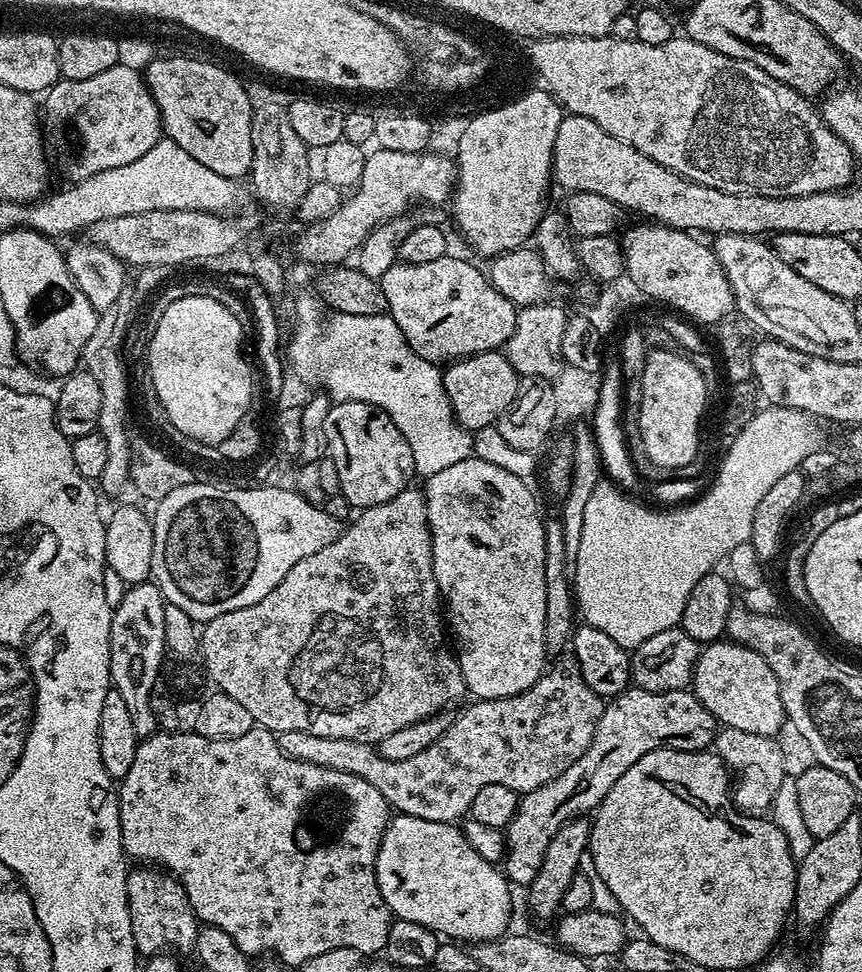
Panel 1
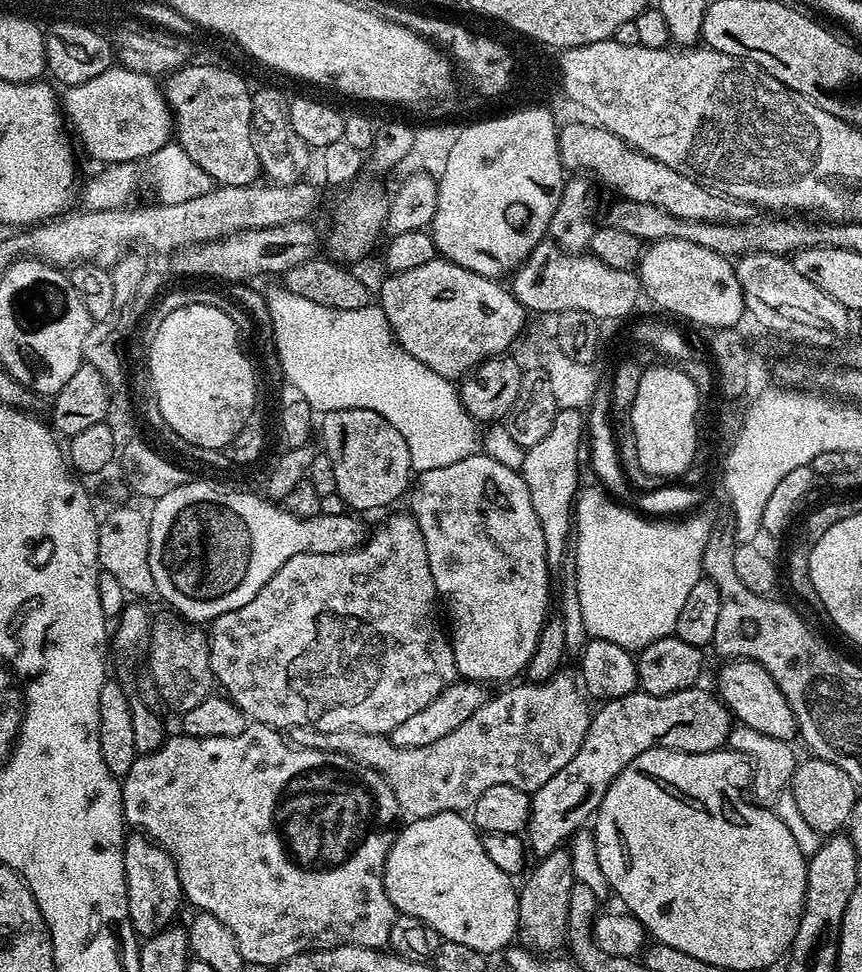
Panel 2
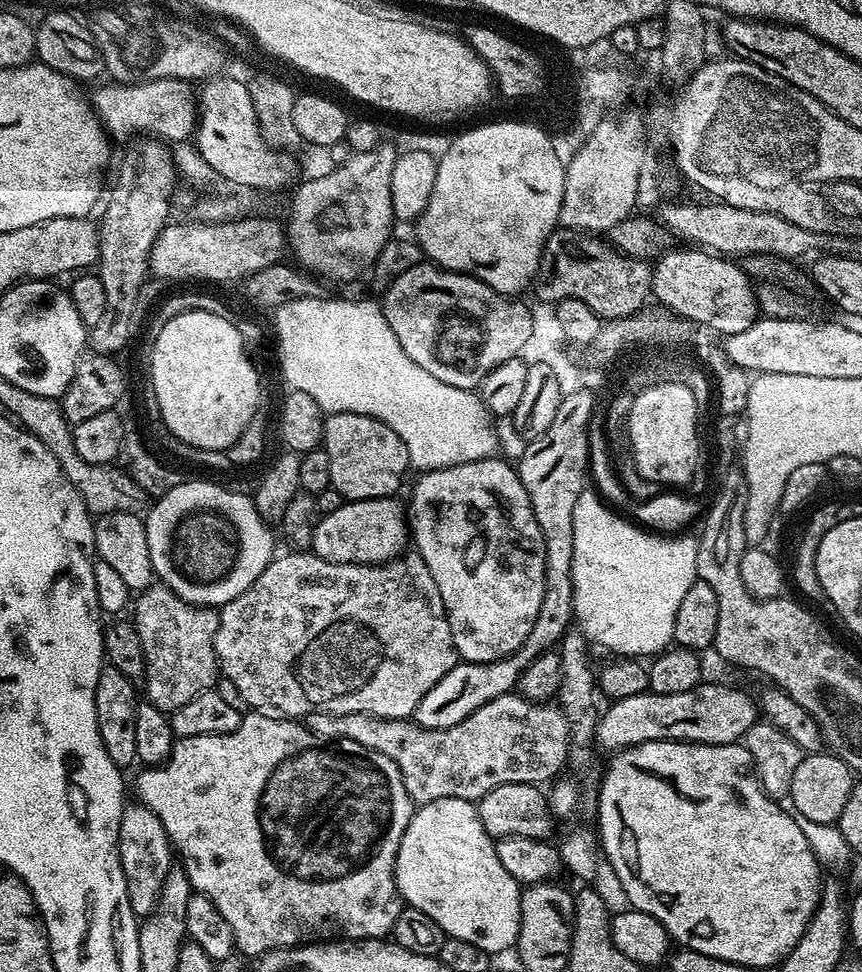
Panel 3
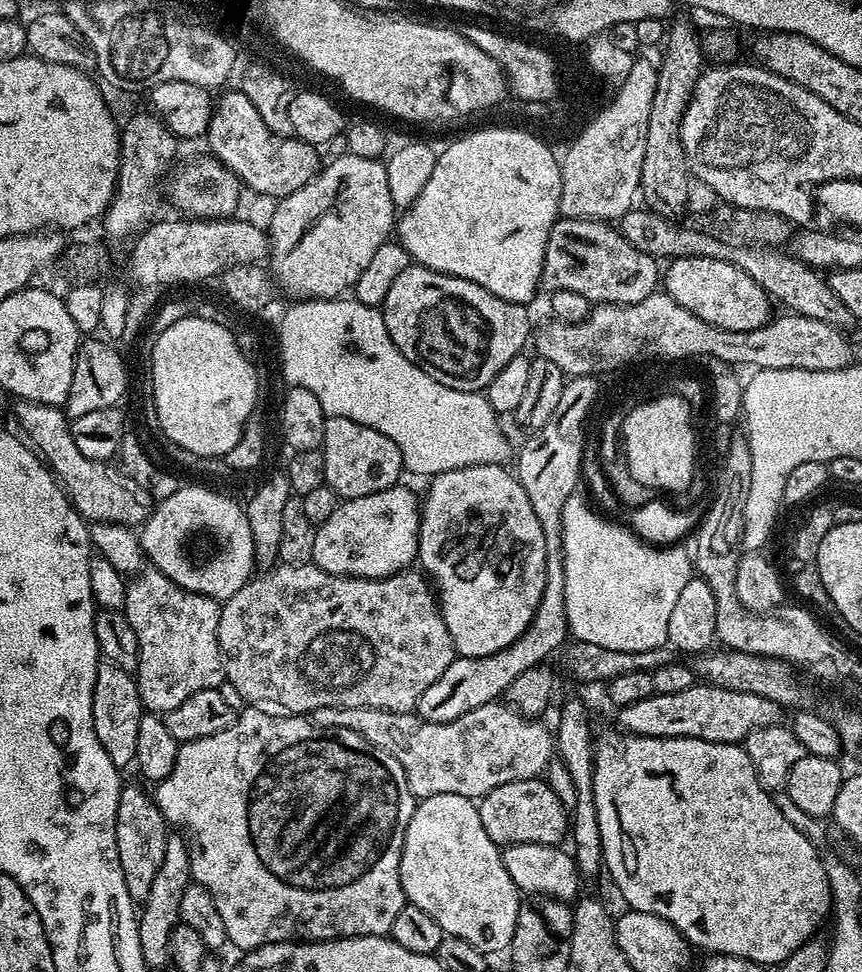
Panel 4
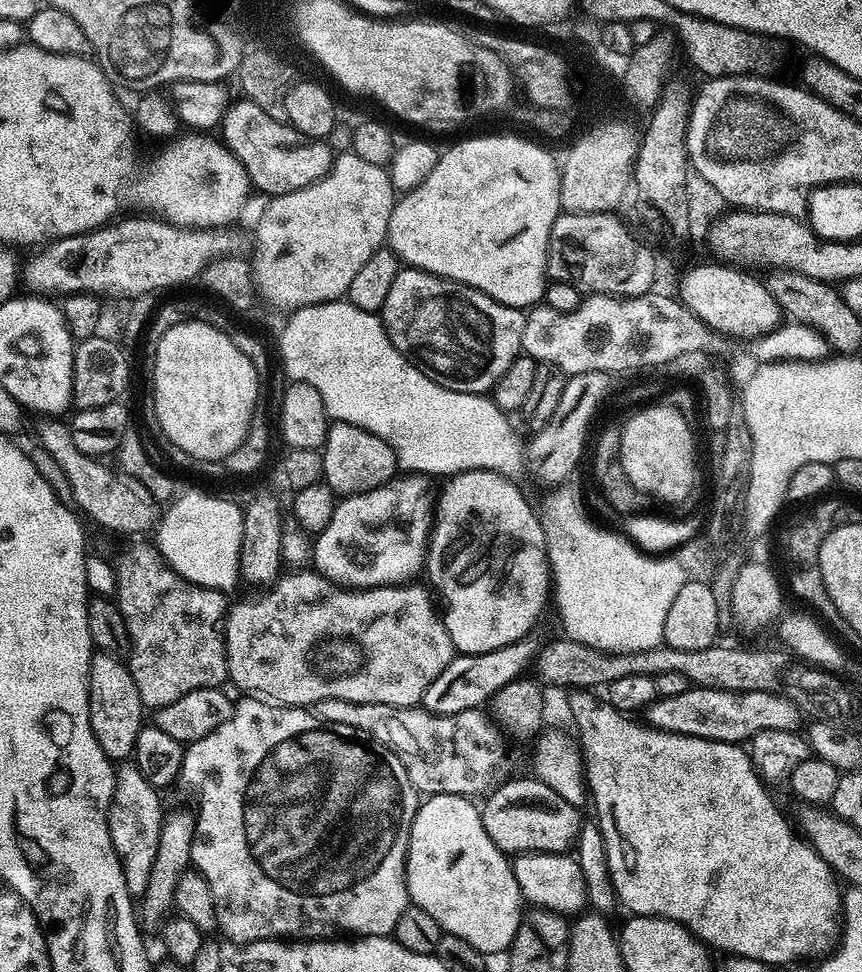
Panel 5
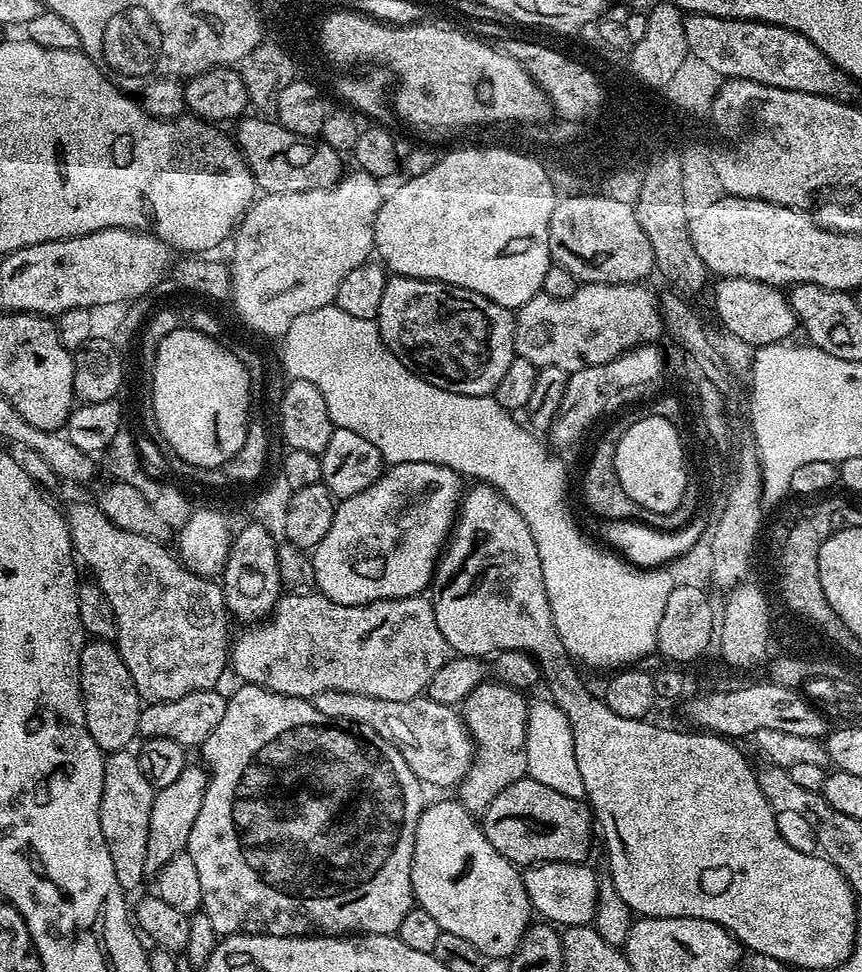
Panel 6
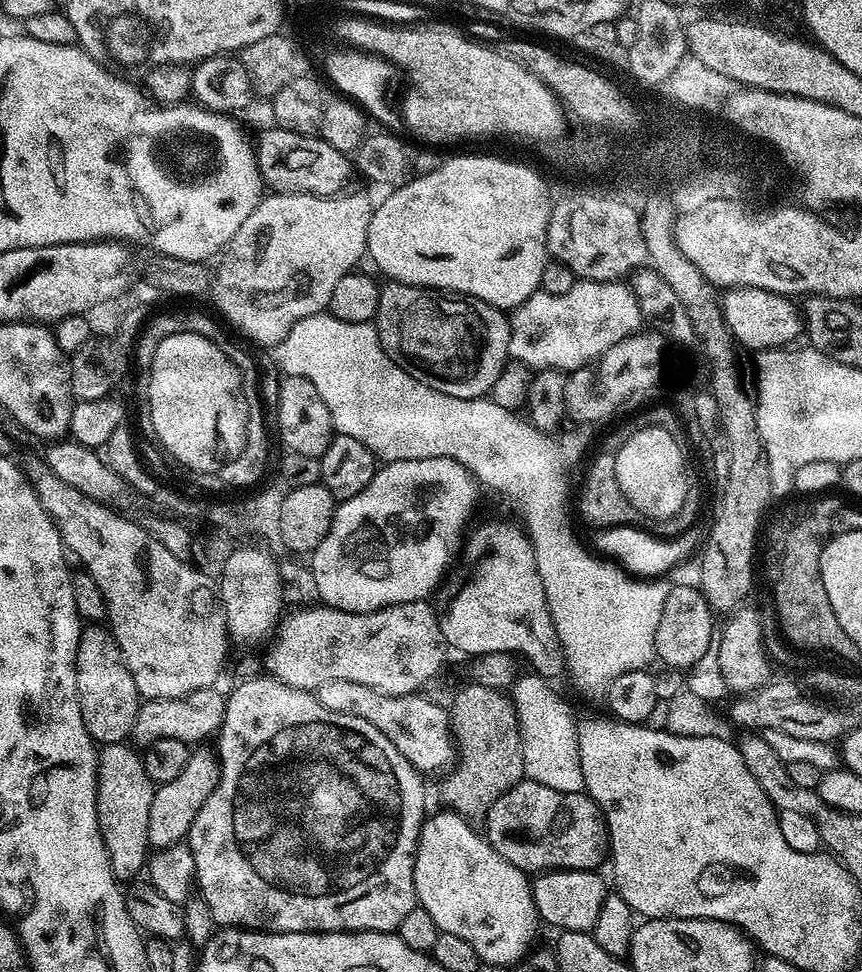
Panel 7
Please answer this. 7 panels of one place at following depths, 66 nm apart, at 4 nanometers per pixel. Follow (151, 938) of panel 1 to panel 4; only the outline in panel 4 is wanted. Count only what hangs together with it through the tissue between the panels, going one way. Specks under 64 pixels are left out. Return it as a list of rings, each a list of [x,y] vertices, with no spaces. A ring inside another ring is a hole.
[[[125,783],[120,790],[116,811],[116,841],[118,842],[118,862],[122,862],[122,878],[126,878],[126,890],[134,902],[143,902],[150,894],[154,874],[166,852],[166,842],[170,828],[166,823],[155,799],[148,796],[136,784]]]

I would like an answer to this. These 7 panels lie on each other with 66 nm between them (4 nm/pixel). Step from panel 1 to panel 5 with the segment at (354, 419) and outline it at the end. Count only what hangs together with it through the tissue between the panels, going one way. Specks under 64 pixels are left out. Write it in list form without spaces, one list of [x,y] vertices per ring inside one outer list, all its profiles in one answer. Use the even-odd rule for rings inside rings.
[[[329,423],[328,436],[322,447],[324,458],[324,479],[337,497],[357,496],[374,490],[397,475],[396,455],[382,438],[370,434],[353,424]]]

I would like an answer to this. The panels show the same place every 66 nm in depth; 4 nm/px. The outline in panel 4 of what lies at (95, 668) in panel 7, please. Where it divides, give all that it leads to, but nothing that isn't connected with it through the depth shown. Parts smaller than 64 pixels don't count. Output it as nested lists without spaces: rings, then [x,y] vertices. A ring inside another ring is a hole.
[[[100,663],[96,668],[94,678],[92,713],[94,714],[94,734],[98,734],[98,742],[102,742],[102,750],[106,759],[114,762],[116,768],[127,769],[127,764],[131,765],[136,759],[138,726],[142,715],[135,675],[116,664]]]

